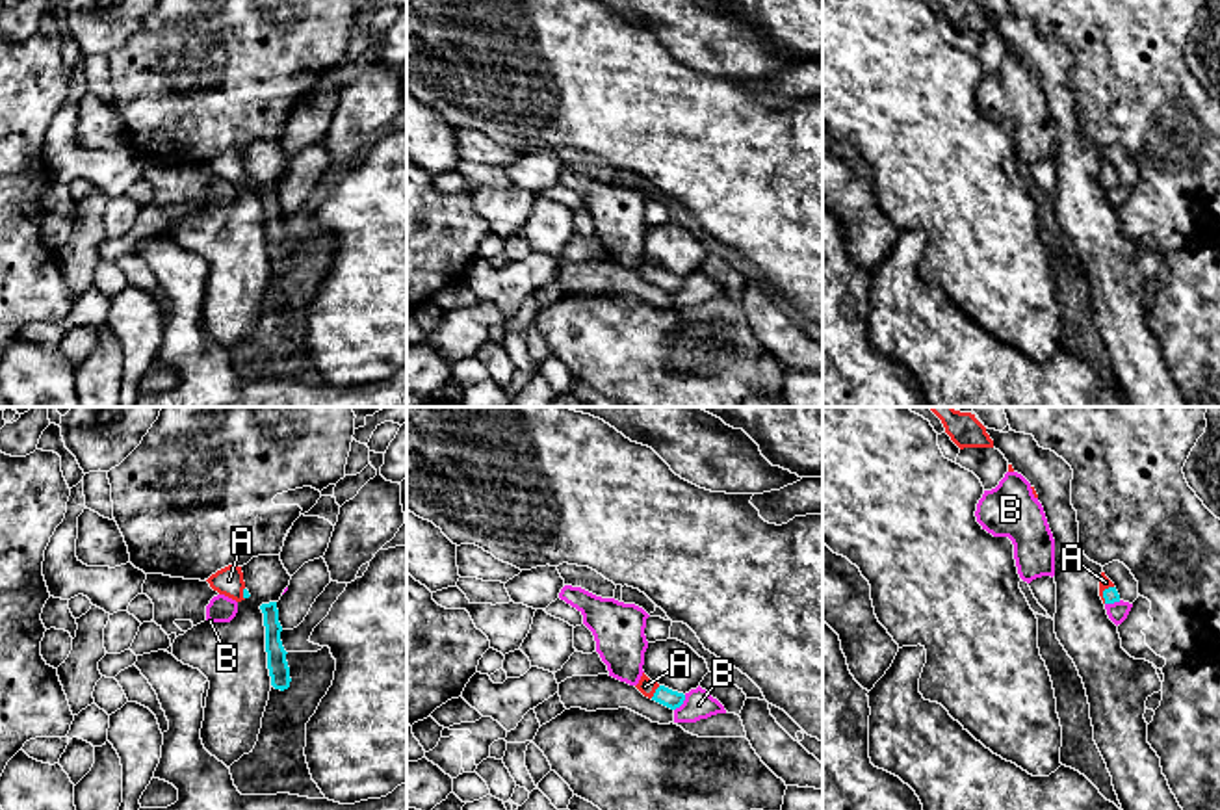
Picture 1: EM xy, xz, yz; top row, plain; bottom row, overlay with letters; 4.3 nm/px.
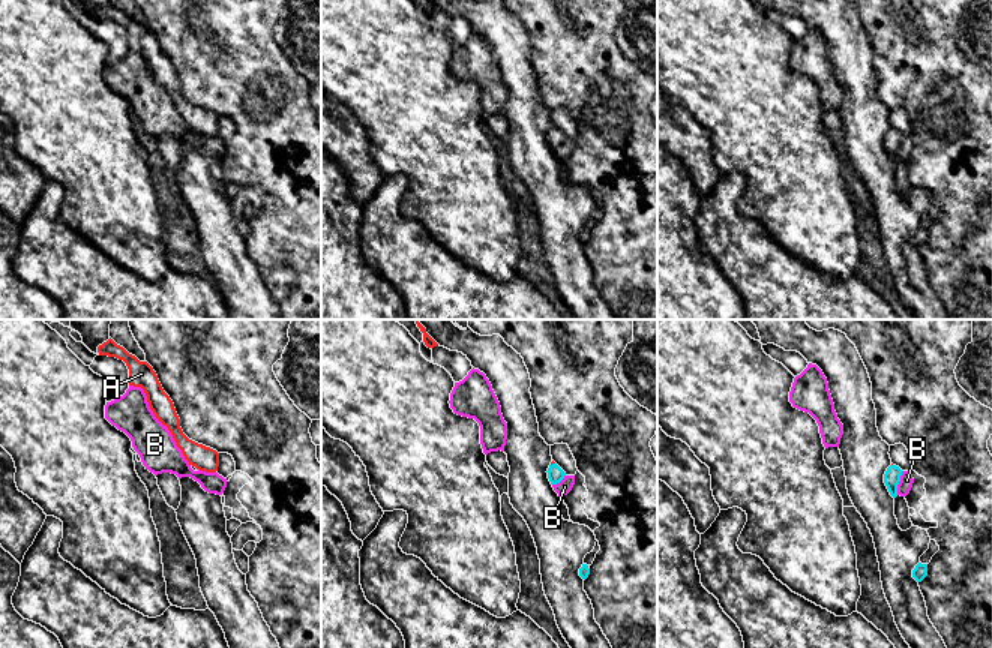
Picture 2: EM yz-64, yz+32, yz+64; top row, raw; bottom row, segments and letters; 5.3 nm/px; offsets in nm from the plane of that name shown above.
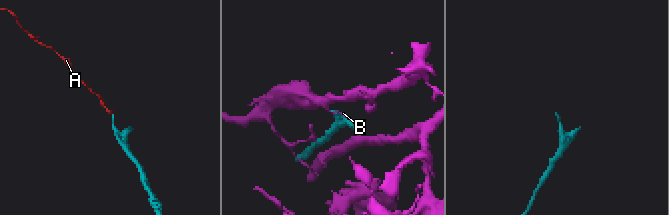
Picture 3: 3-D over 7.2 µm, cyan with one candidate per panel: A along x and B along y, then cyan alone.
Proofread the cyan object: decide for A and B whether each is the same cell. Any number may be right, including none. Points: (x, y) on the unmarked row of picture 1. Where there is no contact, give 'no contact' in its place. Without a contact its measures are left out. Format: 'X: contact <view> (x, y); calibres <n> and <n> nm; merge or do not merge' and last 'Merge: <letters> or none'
A: contact xz (656, 275); calibres 80 and 70 nm; merge
B: contact xz (682, 287); calibres 80 and 130 nm; do not merge
Merge: A

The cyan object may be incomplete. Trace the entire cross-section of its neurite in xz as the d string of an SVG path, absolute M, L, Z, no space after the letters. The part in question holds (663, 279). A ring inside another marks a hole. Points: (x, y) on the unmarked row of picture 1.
M644 256L639 264L639 268L635 269L644 281L670 292L676 294L683 288L685 279L672 275L665 269L659 269L657 266L652 266Z

